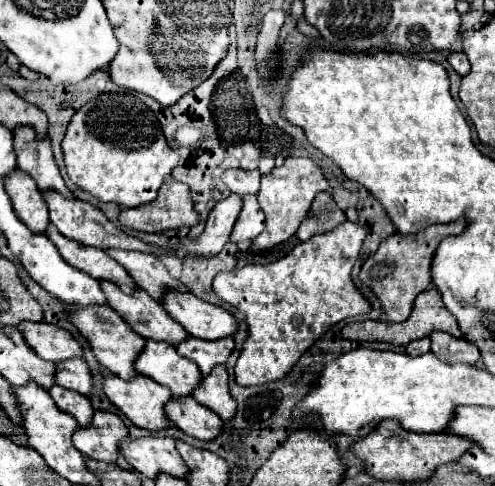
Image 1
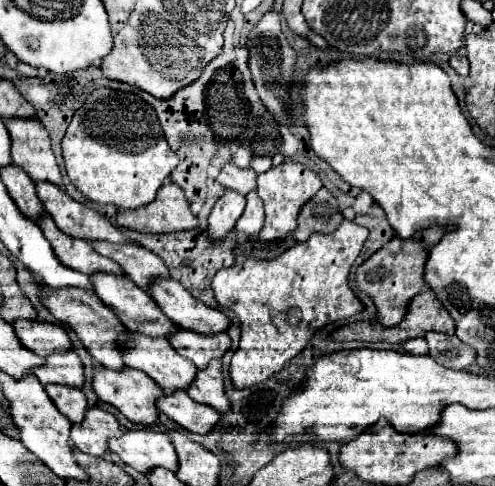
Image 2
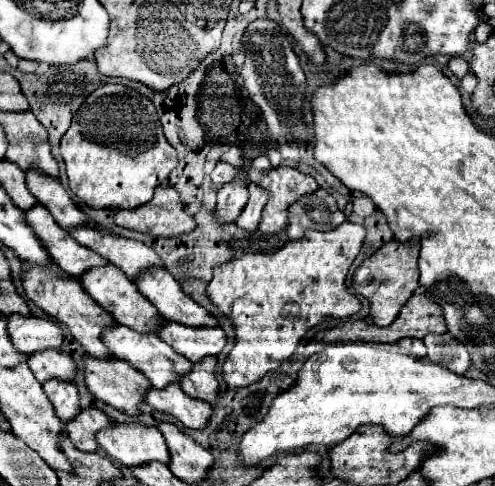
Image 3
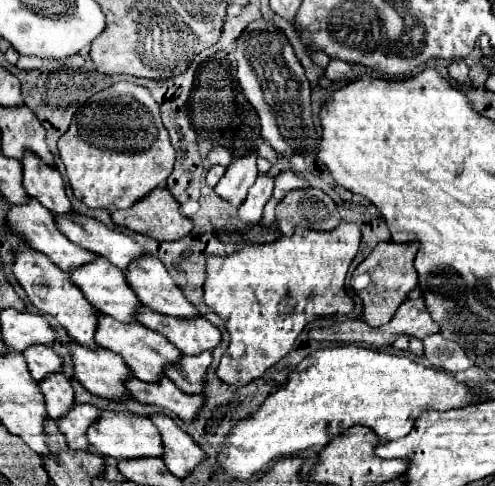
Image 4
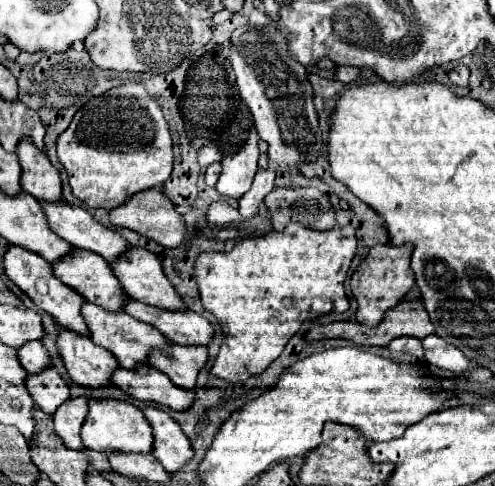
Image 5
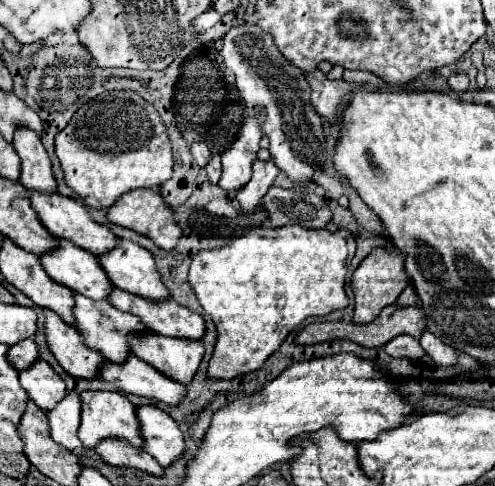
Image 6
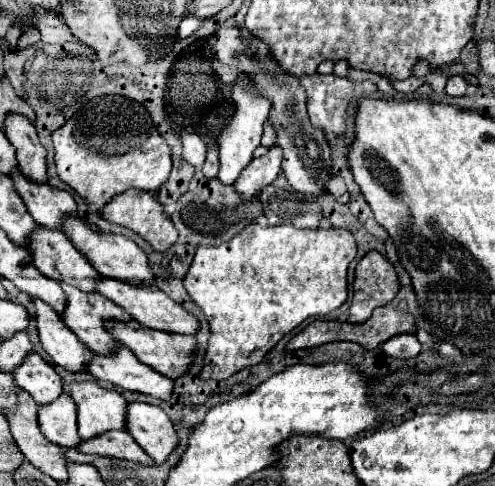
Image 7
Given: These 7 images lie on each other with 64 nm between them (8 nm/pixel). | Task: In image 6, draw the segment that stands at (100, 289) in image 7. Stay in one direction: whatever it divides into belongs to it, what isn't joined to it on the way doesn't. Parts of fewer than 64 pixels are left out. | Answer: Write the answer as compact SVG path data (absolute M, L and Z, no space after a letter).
M116 286L112 288L114 290L108 294L110 304L138 316L148 330L158 332L162 336L172 336L172 338L188 338L188 340L202 338L204 318L176 304L172 298L144 300L144 298L132 296L132 292L124 292L122 288L120 290Z

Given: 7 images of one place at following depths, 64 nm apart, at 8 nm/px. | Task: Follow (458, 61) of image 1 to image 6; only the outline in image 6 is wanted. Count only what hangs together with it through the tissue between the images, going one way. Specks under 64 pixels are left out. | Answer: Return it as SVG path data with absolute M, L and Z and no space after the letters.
M452 74L448 78L448 86L456 92L456 94L464 94L468 90L468 76L466 74Z

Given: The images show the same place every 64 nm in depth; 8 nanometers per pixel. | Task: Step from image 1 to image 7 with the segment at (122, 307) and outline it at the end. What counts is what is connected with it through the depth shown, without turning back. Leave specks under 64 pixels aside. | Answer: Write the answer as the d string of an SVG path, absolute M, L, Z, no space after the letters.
M36 226L36 236L28 242L34 266L52 280L68 282L84 292L94 292L94 280L100 276L90 262L60 232Z

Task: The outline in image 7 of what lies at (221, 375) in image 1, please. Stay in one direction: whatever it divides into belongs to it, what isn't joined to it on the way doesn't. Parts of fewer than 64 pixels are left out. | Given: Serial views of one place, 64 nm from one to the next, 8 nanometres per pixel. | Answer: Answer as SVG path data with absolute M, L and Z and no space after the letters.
M114 320L108 324L108 332L112 332L112 338L116 338L122 346L130 348L140 362L148 364L150 368L154 368L156 372L170 376L170 378L178 378L182 376L188 366L192 364L192 350L196 346L196 338L194 336L184 336L184 334L174 334L174 332L156 332L152 328L144 328L140 322L136 320Z

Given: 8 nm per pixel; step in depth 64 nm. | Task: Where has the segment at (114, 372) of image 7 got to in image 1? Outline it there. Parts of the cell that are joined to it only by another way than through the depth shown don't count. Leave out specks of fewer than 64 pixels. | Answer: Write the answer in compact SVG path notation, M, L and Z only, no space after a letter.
M186 396L184 400L172 398L166 404L166 414L182 432L198 440L212 440L222 428L220 416L198 404L192 396Z

